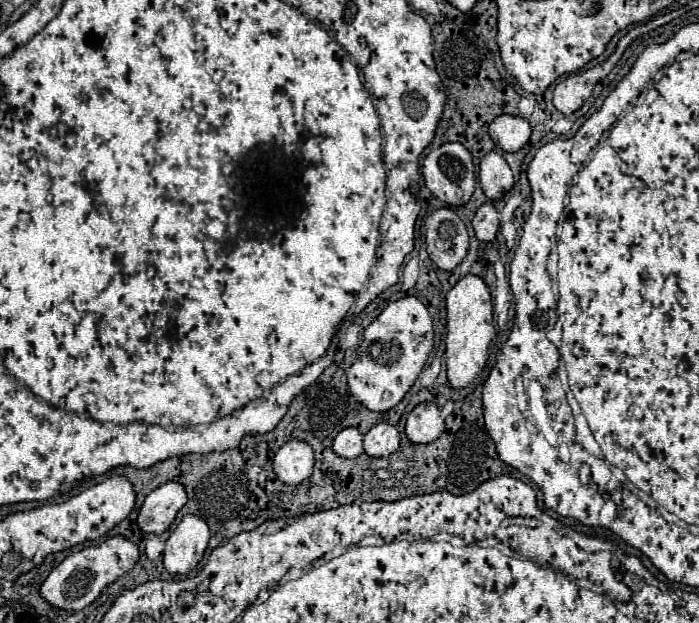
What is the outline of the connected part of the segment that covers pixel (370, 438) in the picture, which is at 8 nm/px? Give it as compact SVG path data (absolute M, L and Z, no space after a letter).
M378 423L364 435L364 451L370 457L384 457L398 449L400 433L390 423Z

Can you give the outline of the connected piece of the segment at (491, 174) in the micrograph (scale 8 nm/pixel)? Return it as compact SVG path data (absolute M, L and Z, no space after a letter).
M490 151L480 161L480 185L488 199L502 199L514 185L512 171L498 151Z

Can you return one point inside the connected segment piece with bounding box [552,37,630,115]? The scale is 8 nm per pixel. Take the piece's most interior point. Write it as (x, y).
(569, 94)

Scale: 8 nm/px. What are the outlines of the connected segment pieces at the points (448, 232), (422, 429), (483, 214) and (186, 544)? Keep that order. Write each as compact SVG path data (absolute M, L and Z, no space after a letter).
M436 209L426 219L426 245L432 263L444 271L452 271L468 251L466 225L452 209Z
M420 403L406 419L406 435L412 443L432 443L444 431L444 417L436 403Z
M484 203L474 219L472 219L472 227L476 231L476 237L480 241L492 241L498 233L498 227L500 227L500 221L498 221L498 211L492 203Z
M186 515L166 541L164 567L174 575L184 575L194 569L210 541L210 529L204 519L196 515Z

